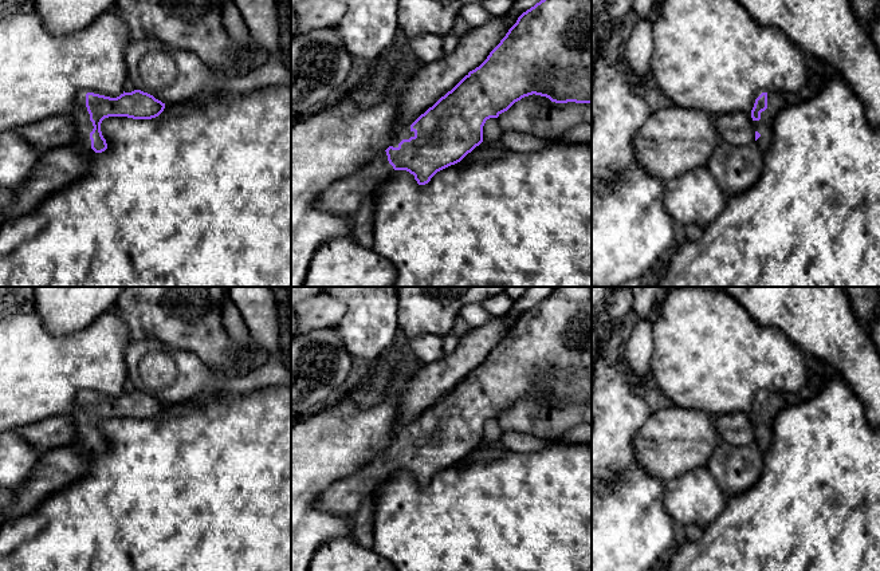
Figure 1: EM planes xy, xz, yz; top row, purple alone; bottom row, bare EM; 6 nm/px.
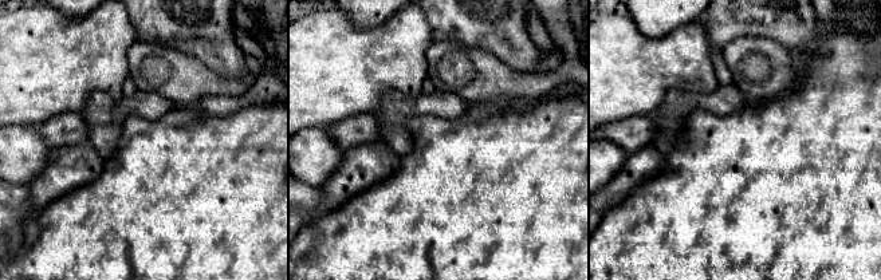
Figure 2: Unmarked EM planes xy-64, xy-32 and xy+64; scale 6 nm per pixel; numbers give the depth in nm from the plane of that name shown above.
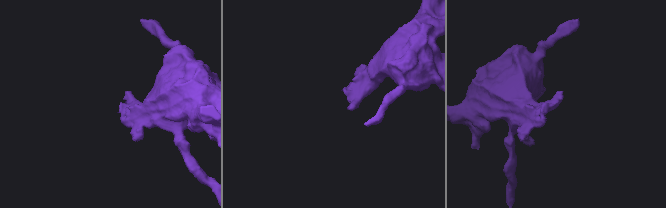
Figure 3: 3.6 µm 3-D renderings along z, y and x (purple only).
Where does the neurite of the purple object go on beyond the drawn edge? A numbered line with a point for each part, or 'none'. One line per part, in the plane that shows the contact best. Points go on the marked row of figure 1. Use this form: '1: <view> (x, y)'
1: xy (81, 117)

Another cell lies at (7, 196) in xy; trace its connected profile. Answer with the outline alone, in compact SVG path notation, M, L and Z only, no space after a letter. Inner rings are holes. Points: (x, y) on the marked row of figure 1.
M0 188L0 228L3 223L8 218L4 218L3 214L7 212L7 209L11 206L11 204L15 200L15 194L12 189Z

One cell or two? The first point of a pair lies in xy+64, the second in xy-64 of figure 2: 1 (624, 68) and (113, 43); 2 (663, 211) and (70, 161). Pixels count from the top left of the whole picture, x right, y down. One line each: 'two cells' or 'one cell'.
1: one cell
2: two cells

